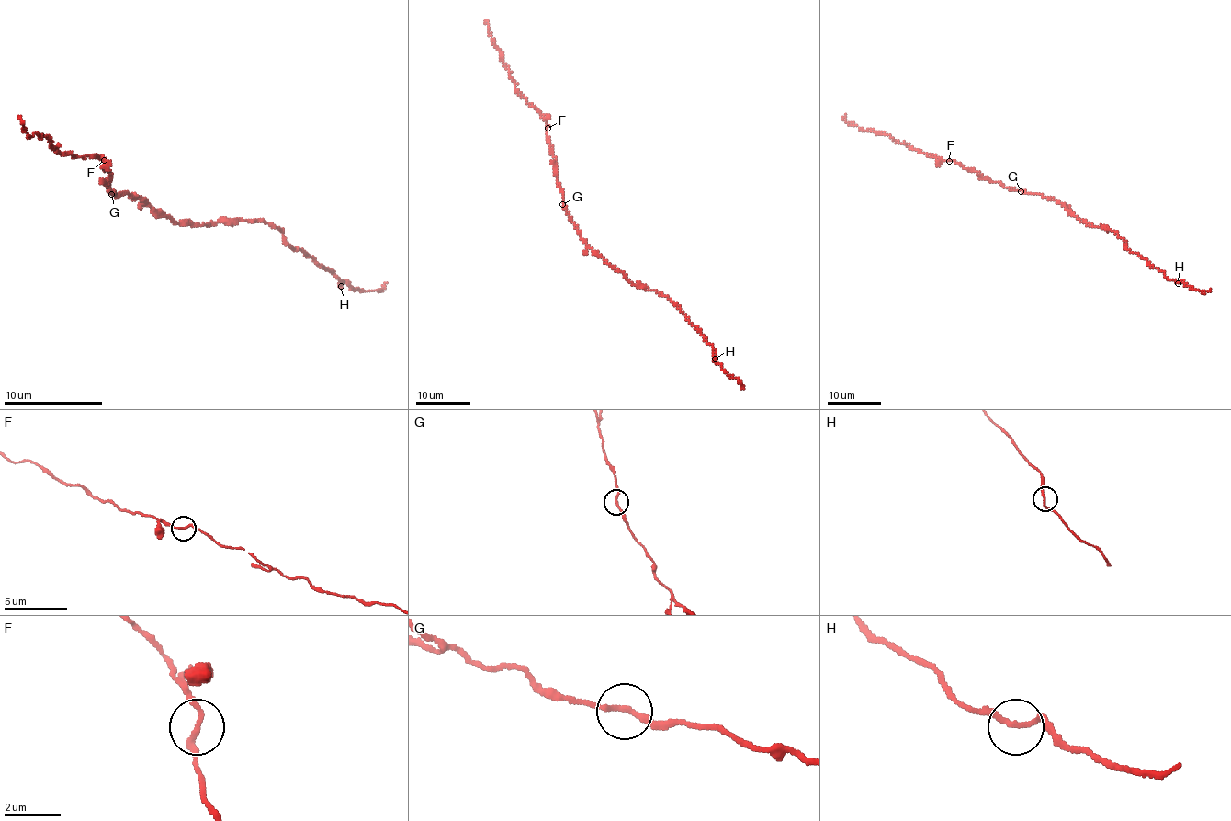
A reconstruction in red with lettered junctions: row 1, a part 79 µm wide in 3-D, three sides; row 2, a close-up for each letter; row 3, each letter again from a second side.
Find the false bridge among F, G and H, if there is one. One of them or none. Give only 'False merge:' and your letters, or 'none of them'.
False merge: none of them

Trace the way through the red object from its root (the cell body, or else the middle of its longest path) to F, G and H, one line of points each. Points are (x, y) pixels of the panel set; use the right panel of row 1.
F: (1044, 196), (1006, 188), (1000, 183), (990, 181), (975, 171), (964, 169), (949, 161)
G: (1044, 196), (1021, 191)
H: (1044, 196), (1060, 201), (1080, 222), (1113, 231), (1129, 250), (1140, 255), (1178, 283)

